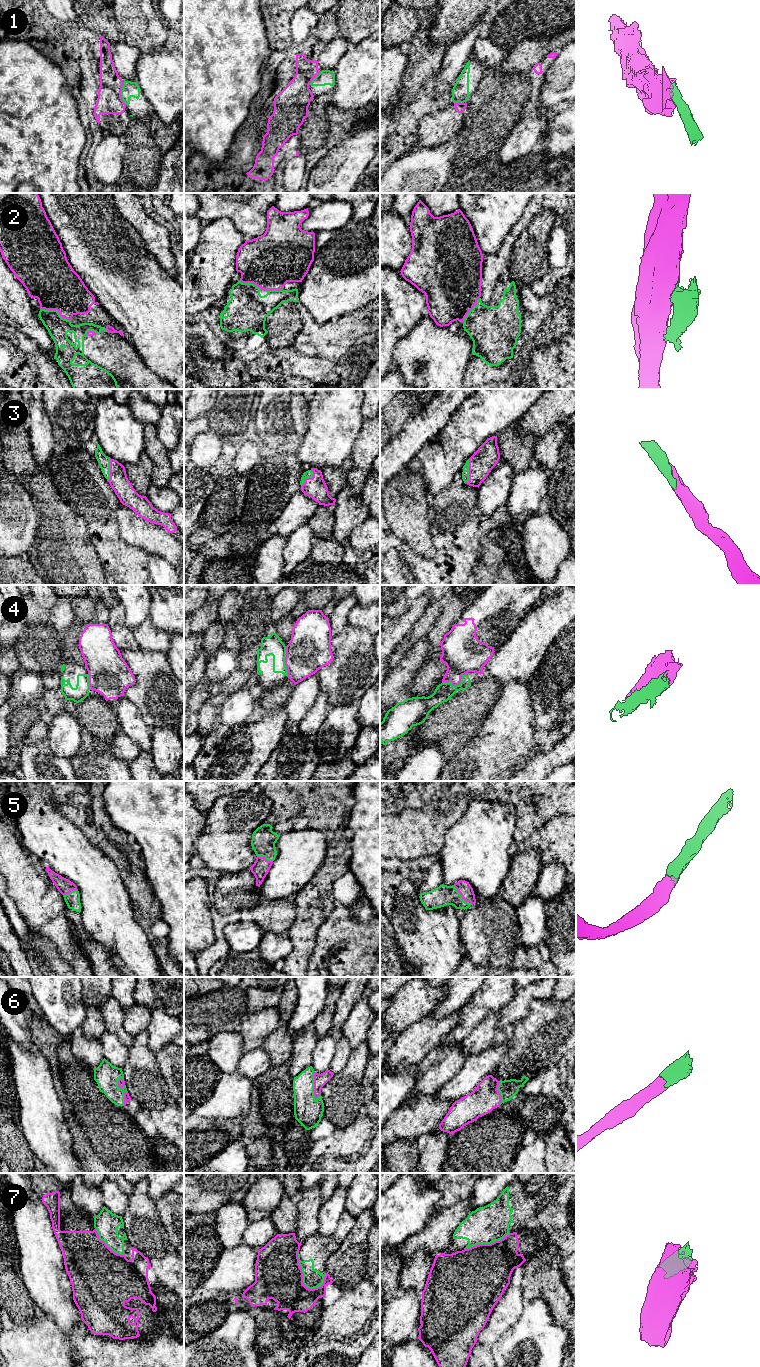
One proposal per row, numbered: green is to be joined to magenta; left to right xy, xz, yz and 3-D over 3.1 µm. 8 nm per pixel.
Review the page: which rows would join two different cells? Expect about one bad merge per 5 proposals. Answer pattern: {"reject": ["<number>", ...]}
{"reject": ["1", "2", "4", "7"]}

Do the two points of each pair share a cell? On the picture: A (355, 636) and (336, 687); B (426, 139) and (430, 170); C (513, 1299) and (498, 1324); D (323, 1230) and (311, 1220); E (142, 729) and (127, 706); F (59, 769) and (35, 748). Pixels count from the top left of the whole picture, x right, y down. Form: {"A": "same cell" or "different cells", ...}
{"A": "same cell", "B": "different cells", "C": "same cell", "D": "different cells", "E": "same cell", "F": "same cell"}

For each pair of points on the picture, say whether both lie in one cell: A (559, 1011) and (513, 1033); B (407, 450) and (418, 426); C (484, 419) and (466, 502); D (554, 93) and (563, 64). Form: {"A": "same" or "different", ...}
{"A": "same", "B": "same", "C": "different", "D": "same"}

